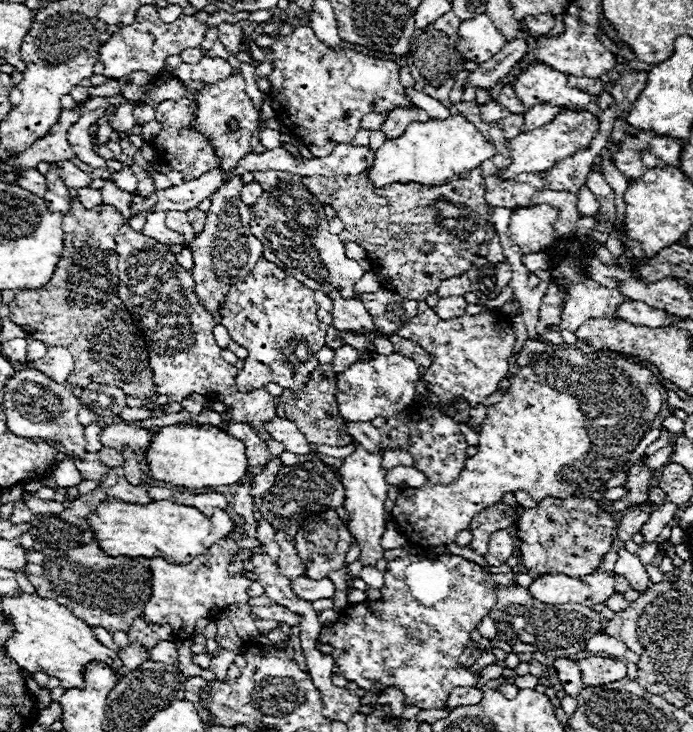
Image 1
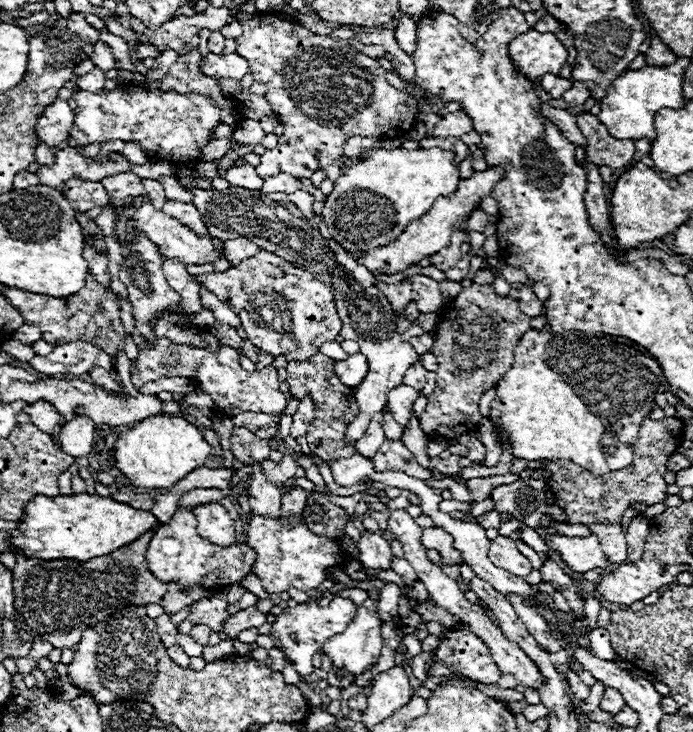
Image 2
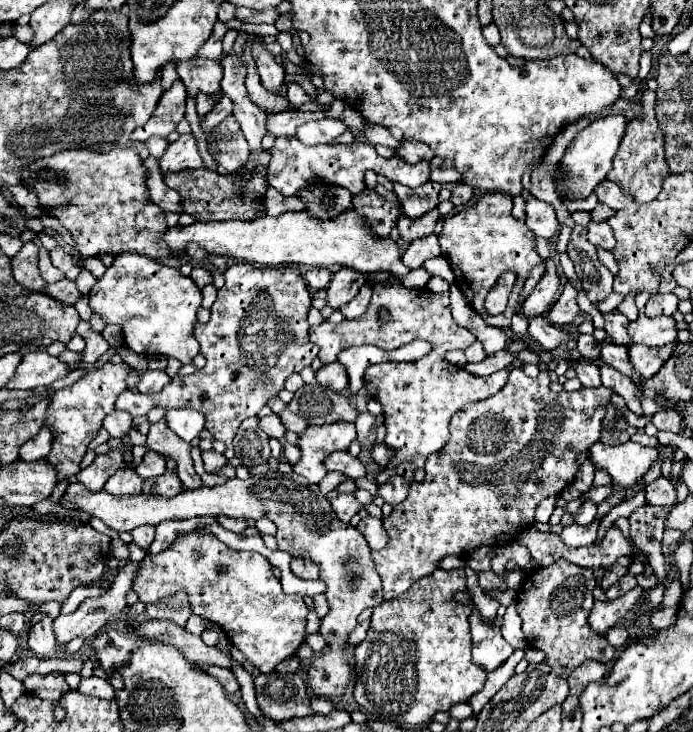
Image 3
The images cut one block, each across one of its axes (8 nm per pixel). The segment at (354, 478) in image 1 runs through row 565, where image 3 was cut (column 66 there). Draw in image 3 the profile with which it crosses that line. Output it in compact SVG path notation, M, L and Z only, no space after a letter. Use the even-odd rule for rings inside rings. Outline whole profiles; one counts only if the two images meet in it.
M46 350L42 352L28 352L20 368L16 370L16 376L6 384L8 388L38 388L38 386L50 386L54 380L64 378L68 374L68 364L62 360L50 356Z

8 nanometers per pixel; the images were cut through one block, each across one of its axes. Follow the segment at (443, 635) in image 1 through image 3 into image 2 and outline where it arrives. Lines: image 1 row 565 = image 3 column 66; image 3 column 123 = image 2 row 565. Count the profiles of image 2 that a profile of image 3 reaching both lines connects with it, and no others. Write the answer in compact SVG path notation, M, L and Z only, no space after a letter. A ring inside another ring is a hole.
M364 532L358 548L360 548L360 560L362 560L362 566L365 570L392 570L394 554L390 550L390 544L380 534Z

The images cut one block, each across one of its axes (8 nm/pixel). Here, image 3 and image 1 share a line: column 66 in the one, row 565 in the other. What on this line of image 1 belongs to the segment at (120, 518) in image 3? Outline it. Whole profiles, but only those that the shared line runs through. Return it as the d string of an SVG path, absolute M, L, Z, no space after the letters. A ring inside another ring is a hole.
M498 530L490 536L490 548L484 556L488 566L500 566L514 554L514 538L506 530Z

